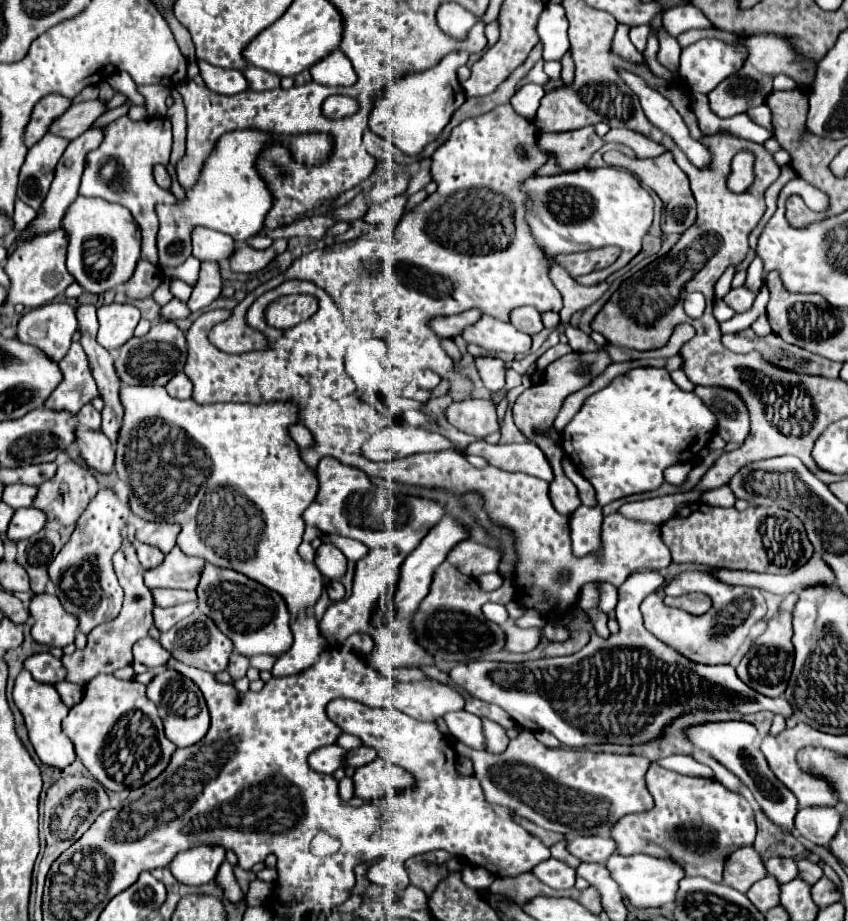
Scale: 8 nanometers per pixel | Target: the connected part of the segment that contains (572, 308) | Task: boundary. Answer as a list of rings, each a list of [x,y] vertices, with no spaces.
[[[555,260],[549,262],[549,278],[551,278],[551,282],[555,284],[555,288],[563,296],[563,310],[559,312],[561,314],[561,322],[567,322],[573,312],[579,312],[579,310],[589,308],[609,288],[607,282],[601,282],[601,284],[595,284],[595,286],[581,286],[581,284],[577,284],[563,270],[563,266],[559,266]]]

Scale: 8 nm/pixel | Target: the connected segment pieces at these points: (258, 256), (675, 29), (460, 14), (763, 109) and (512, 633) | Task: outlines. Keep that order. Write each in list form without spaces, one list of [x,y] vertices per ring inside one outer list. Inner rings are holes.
[[[279,239],[275,240],[271,248],[267,248],[267,250],[255,250],[251,246],[241,246],[229,258],[231,270],[233,272],[257,272],[257,270],[265,268],[275,256],[283,253],[287,244],[287,240]]]
[[[687,4],[687,6],[665,10],[663,28],[667,30],[669,36],[677,38],[681,32],[691,28],[715,28],[715,26],[707,20],[707,16],[699,8],[695,8],[693,4]]]
[[[449,2],[437,10],[437,22],[445,34],[451,32],[447,36],[457,38],[457,40],[465,40],[471,26],[477,22],[477,18],[471,12],[467,12],[463,6]],[[445,28],[449,28],[449,30],[445,30]]]
[[[761,104],[761,106],[757,106],[757,108],[751,108],[751,110],[747,110],[747,114],[751,116],[751,120],[755,120],[757,124],[761,124],[761,126],[765,126],[769,132],[773,132],[771,110],[769,110],[767,104]]]
[[[511,620],[503,626],[505,630],[505,644],[503,650],[507,652],[531,652],[537,648],[541,640],[539,628],[517,628]]]

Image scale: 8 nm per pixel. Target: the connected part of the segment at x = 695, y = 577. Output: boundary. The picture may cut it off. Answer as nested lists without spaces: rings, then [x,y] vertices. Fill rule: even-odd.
[[[711,568],[685,570],[677,576],[673,576],[669,584],[665,585],[664,591],[669,596],[681,596],[687,592],[711,594],[713,606],[701,616],[687,614],[679,608],[669,608],[663,604],[663,600],[659,596],[647,596],[641,602],[641,614],[645,620],[645,628],[653,636],[657,636],[667,646],[675,648],[679,654],[683,654],[691,662],[699,662],[699,664],[707,664],[707,666],[729,664],[731,658],[741,648],[741,644],[745,642],[751,626],[755,622],[763,620],[763,616],[767,614],[767,604],[765,604],[761,590],[747,588],[747,586],[729,586],[729,584],[721,582],[719,578],[715,578]],[[715,630],[719,634],[715,634]]]

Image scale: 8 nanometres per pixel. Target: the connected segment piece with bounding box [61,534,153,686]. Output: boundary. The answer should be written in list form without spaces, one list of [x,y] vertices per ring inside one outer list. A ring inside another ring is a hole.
[[[123,534],[123,542],[121,542],[121,550],[115,552],[113,556],[113,568],[115,574],[119,578],[121,588],[125,590],[125,600],[123,600],[123,608],[119,612],[117,618],[113,618],[111,622],[99,624],[95,630],[91,630],[91,634],[87,636],[87,646],[83,650],[75,650],[71,656],[63,656],[61,662],[67,668],[67,680],[79,686],[85,686],[91,678],[99,676],[99,674],[113,674],[117,668],[129,666],[133,656],[131,656],[131,646],[141,640],[143,636],[147,636],[149,628],[153,626],[153,618],[151,618],[151,610],[153,610],[153,598],[149,588],[143,584],[143,568],[139,566],[139,560],[135,556],[135,546],[129,542],[129,538]]]

